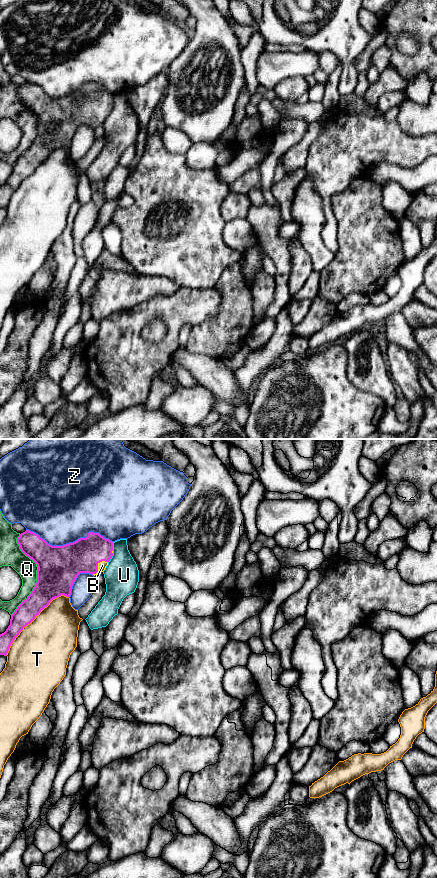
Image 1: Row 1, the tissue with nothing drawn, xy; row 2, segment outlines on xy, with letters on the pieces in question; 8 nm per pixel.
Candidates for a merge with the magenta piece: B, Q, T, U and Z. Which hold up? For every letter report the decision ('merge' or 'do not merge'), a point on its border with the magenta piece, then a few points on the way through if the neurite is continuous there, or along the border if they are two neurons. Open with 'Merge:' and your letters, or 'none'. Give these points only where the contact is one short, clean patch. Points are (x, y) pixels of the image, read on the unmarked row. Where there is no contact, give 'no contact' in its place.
Merge: B
B: merge; contact xy (97, 118)
Q: do not merge; contact xy (37, 126)
T: do not merge; contact xy (32, 172)
U: do not merge; contact xy (111, 109)
Z: do not merge; contact xy (70, 95)

